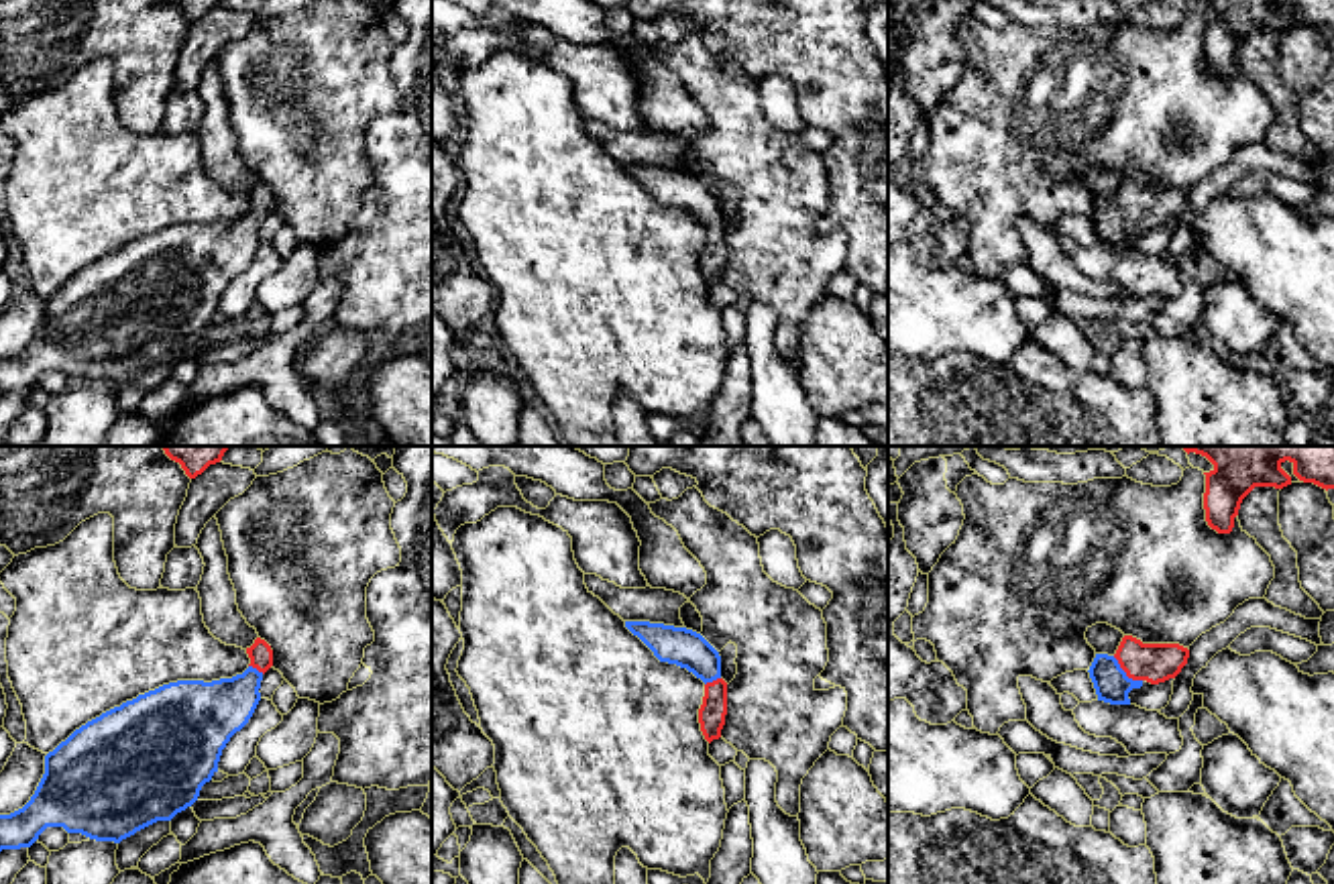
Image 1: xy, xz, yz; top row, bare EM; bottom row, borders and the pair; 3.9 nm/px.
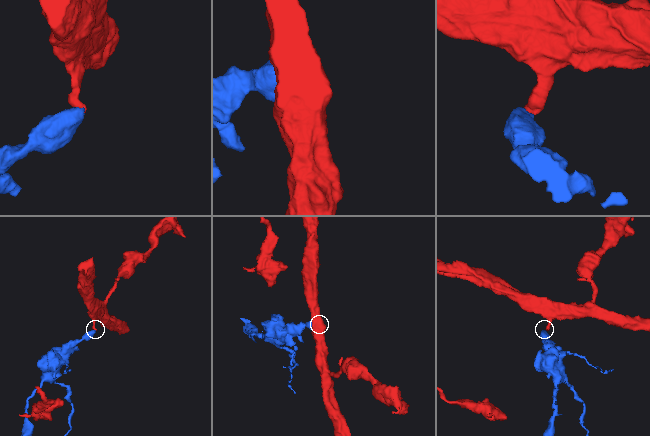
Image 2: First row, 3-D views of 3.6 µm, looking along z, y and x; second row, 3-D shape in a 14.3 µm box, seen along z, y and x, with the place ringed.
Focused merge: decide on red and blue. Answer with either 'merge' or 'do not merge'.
merge

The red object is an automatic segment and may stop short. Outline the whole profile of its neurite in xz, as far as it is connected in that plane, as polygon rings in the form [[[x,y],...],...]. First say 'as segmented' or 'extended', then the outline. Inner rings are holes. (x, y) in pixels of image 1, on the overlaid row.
extended; [[[625,621],[660,662],[686,668],[705,682],[705,697],[699,709],[699,723],[711,743],[721,737],[727,715],[727,682],[721,678],[719,652],[697,631],[650,621]]]

